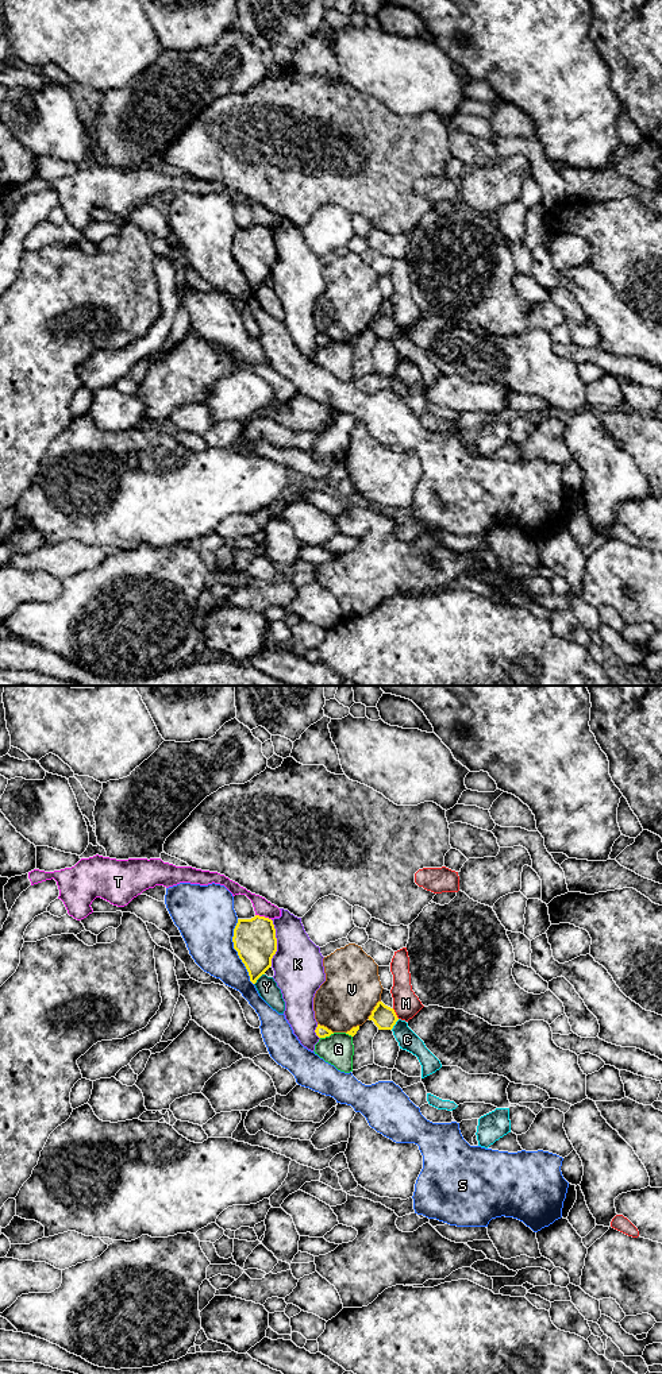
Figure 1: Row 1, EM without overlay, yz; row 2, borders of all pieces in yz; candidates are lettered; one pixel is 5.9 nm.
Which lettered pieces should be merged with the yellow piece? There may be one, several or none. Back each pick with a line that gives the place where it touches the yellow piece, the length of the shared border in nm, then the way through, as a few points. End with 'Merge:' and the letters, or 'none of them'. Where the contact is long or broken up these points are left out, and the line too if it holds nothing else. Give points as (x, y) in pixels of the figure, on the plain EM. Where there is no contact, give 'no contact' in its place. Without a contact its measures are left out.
Merge: none of them

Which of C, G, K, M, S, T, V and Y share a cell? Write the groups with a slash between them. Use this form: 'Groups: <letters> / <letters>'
Groups: C / G / K / M / S / T / V / Y

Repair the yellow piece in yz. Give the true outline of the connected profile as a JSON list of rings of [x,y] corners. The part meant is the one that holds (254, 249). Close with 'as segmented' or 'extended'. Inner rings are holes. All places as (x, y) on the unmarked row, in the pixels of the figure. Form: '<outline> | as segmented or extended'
[[[259,224],[251,228],[238,228],[232,251],[249,281],[250,290],[255,293],[272,275],[272,267],[277,260],[273,229]]] | as segmented

